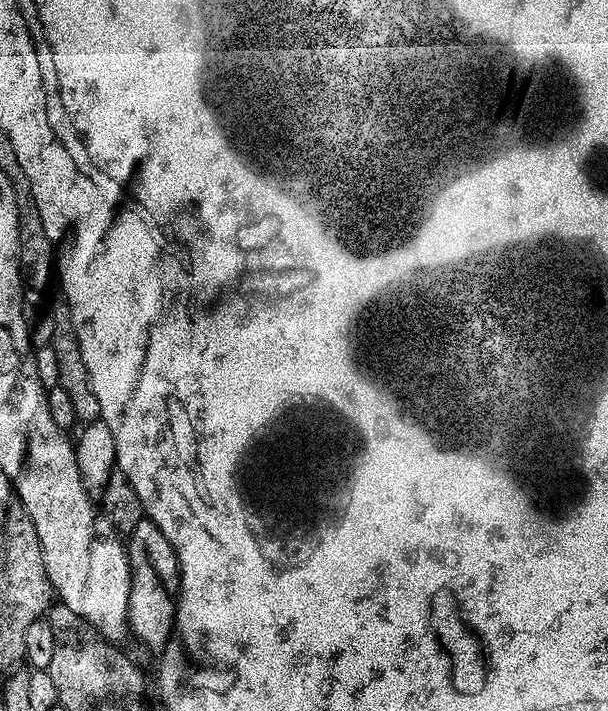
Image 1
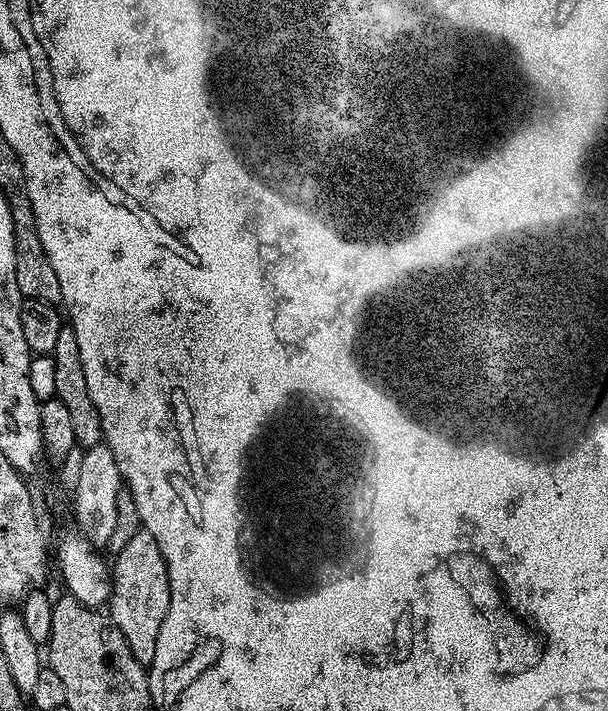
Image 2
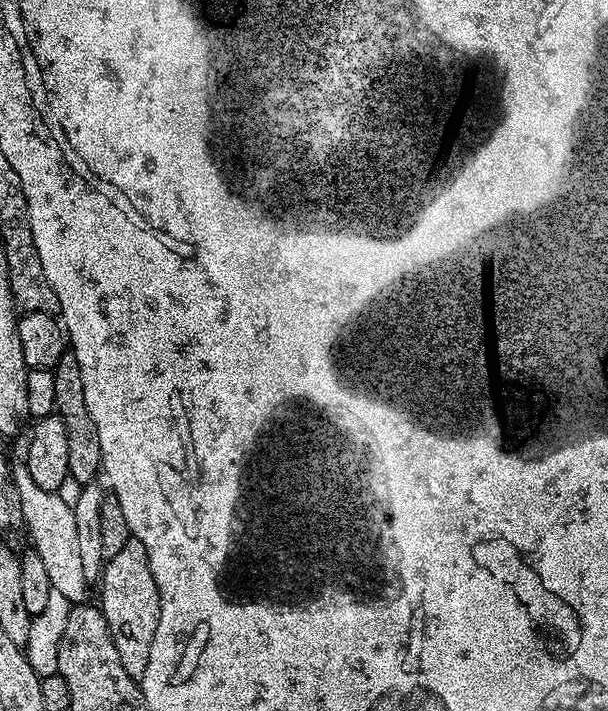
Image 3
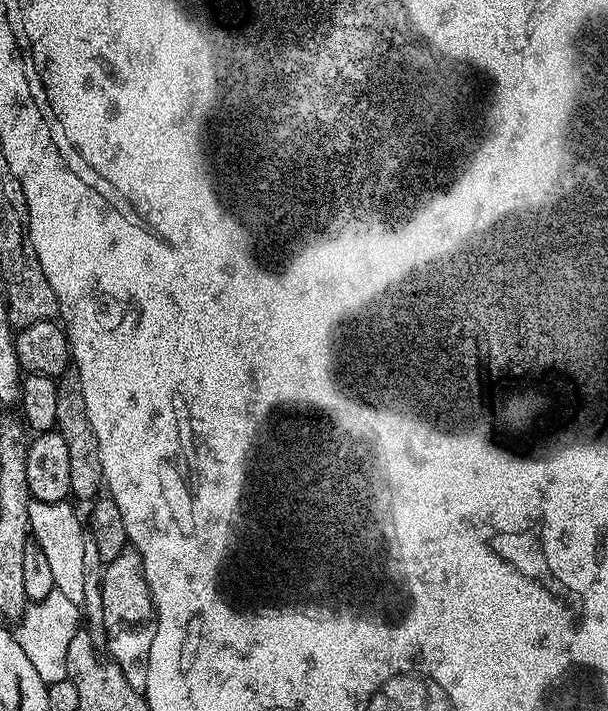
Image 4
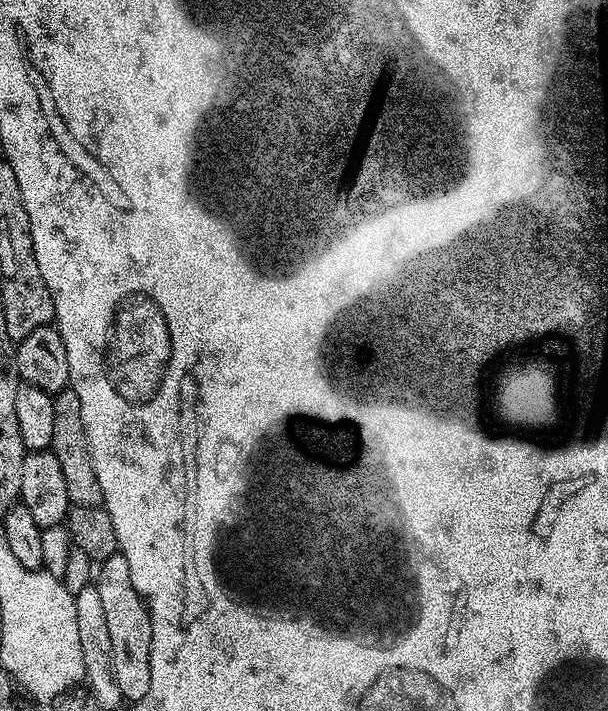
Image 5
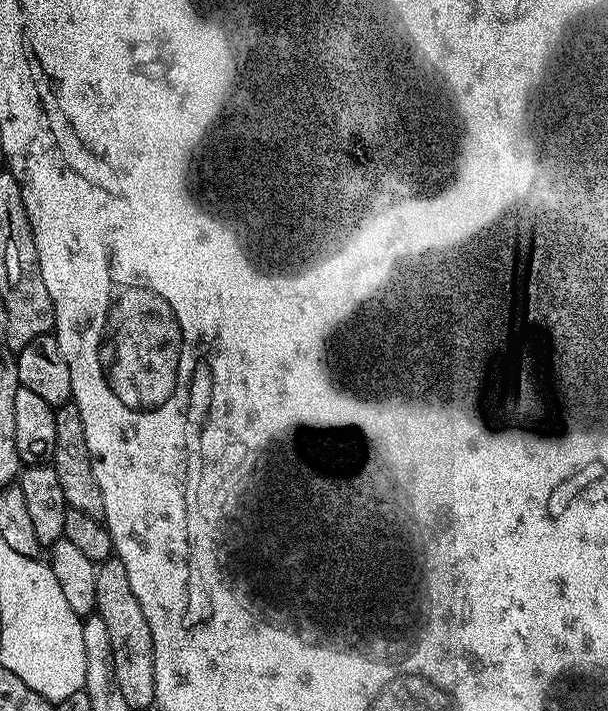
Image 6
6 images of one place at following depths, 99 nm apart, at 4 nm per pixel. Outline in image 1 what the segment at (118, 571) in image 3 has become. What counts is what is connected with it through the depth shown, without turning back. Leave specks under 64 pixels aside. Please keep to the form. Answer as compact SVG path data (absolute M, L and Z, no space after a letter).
M145 518L134 526L127 537L126 547L130 562L130 606L128 627L133 637L137 636L150 651L163 653L176 627L176 601L180 591L180 567L170 538L162 534L154 522Z

